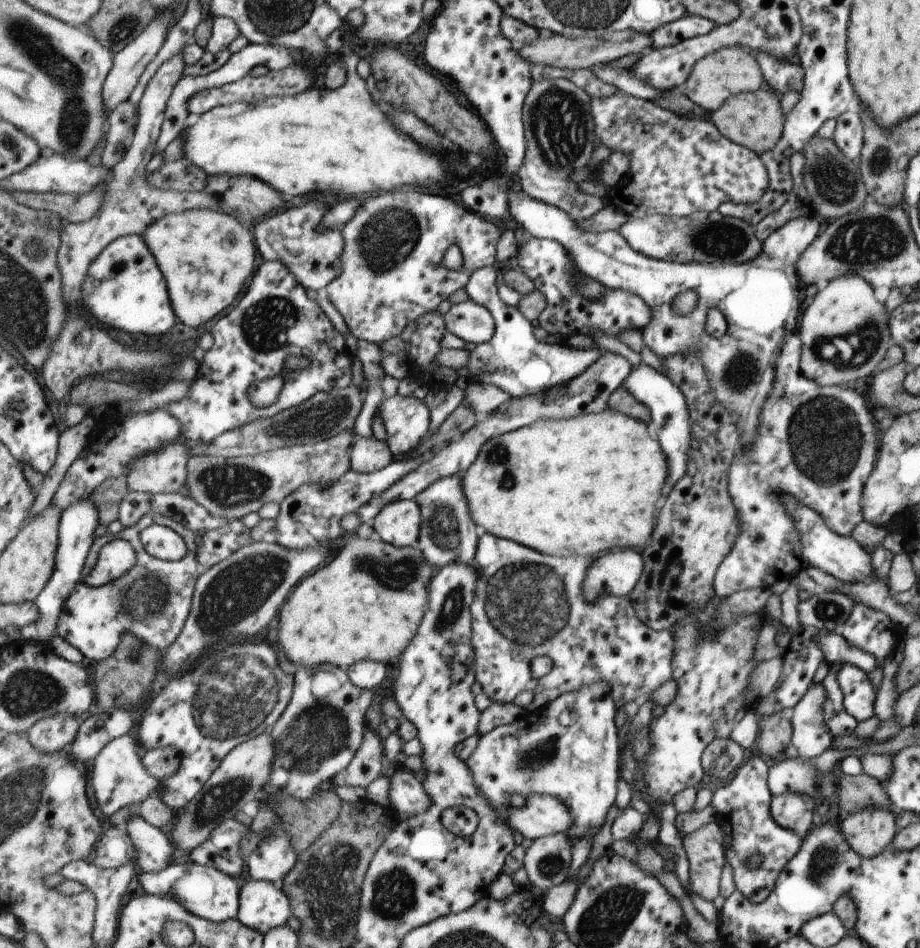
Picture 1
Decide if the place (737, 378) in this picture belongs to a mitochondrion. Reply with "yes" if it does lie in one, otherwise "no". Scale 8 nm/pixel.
yes

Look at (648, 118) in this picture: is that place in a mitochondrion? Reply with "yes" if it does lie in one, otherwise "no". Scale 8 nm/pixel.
no

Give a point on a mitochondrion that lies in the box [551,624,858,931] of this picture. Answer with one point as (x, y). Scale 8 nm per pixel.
(823, 864)

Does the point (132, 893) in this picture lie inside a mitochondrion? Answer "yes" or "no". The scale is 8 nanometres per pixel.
no

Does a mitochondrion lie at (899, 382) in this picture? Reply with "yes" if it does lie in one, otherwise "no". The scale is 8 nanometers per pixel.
no

